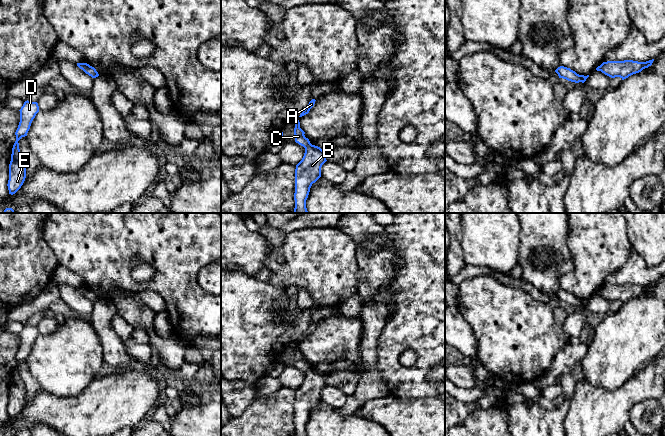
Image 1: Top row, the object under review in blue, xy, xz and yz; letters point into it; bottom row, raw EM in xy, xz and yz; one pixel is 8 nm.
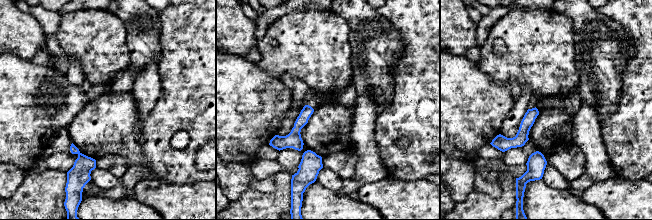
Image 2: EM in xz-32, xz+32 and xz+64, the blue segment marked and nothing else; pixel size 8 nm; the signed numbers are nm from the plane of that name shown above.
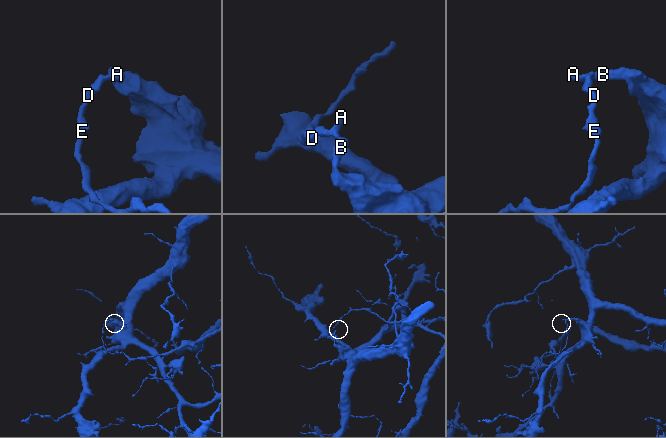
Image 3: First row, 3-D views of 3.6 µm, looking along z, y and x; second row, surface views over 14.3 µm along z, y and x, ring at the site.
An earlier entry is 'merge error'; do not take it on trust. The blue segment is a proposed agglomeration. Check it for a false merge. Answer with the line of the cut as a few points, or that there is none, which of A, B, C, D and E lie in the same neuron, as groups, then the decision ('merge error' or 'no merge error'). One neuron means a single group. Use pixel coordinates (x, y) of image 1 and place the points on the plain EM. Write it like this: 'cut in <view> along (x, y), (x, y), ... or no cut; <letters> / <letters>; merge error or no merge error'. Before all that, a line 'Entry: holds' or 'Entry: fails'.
Entry: holds
cut in xz along (310, 367), (305, 372); A C D E / B; merge error

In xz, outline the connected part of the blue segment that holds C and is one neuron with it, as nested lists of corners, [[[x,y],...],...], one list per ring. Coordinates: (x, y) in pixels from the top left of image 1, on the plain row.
[[[299,344],[295,347],[294,352],[294,359],[295,359],[295,366],[299,369],[303,370],[304,372],[308,371],[311,367],[308,362],[305,361],[305,356],[300,352]]]

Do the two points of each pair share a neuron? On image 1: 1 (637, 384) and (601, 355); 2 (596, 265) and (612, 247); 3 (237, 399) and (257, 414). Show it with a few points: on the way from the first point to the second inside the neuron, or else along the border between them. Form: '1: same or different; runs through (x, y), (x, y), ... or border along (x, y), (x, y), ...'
1: different; border along (646, 362), (622, 384), (609, 391)
2: same; runs through (598, 261), (608, 251)
3: different; border along (258, 393), (256, 398), (240, 415), (232, 417)

